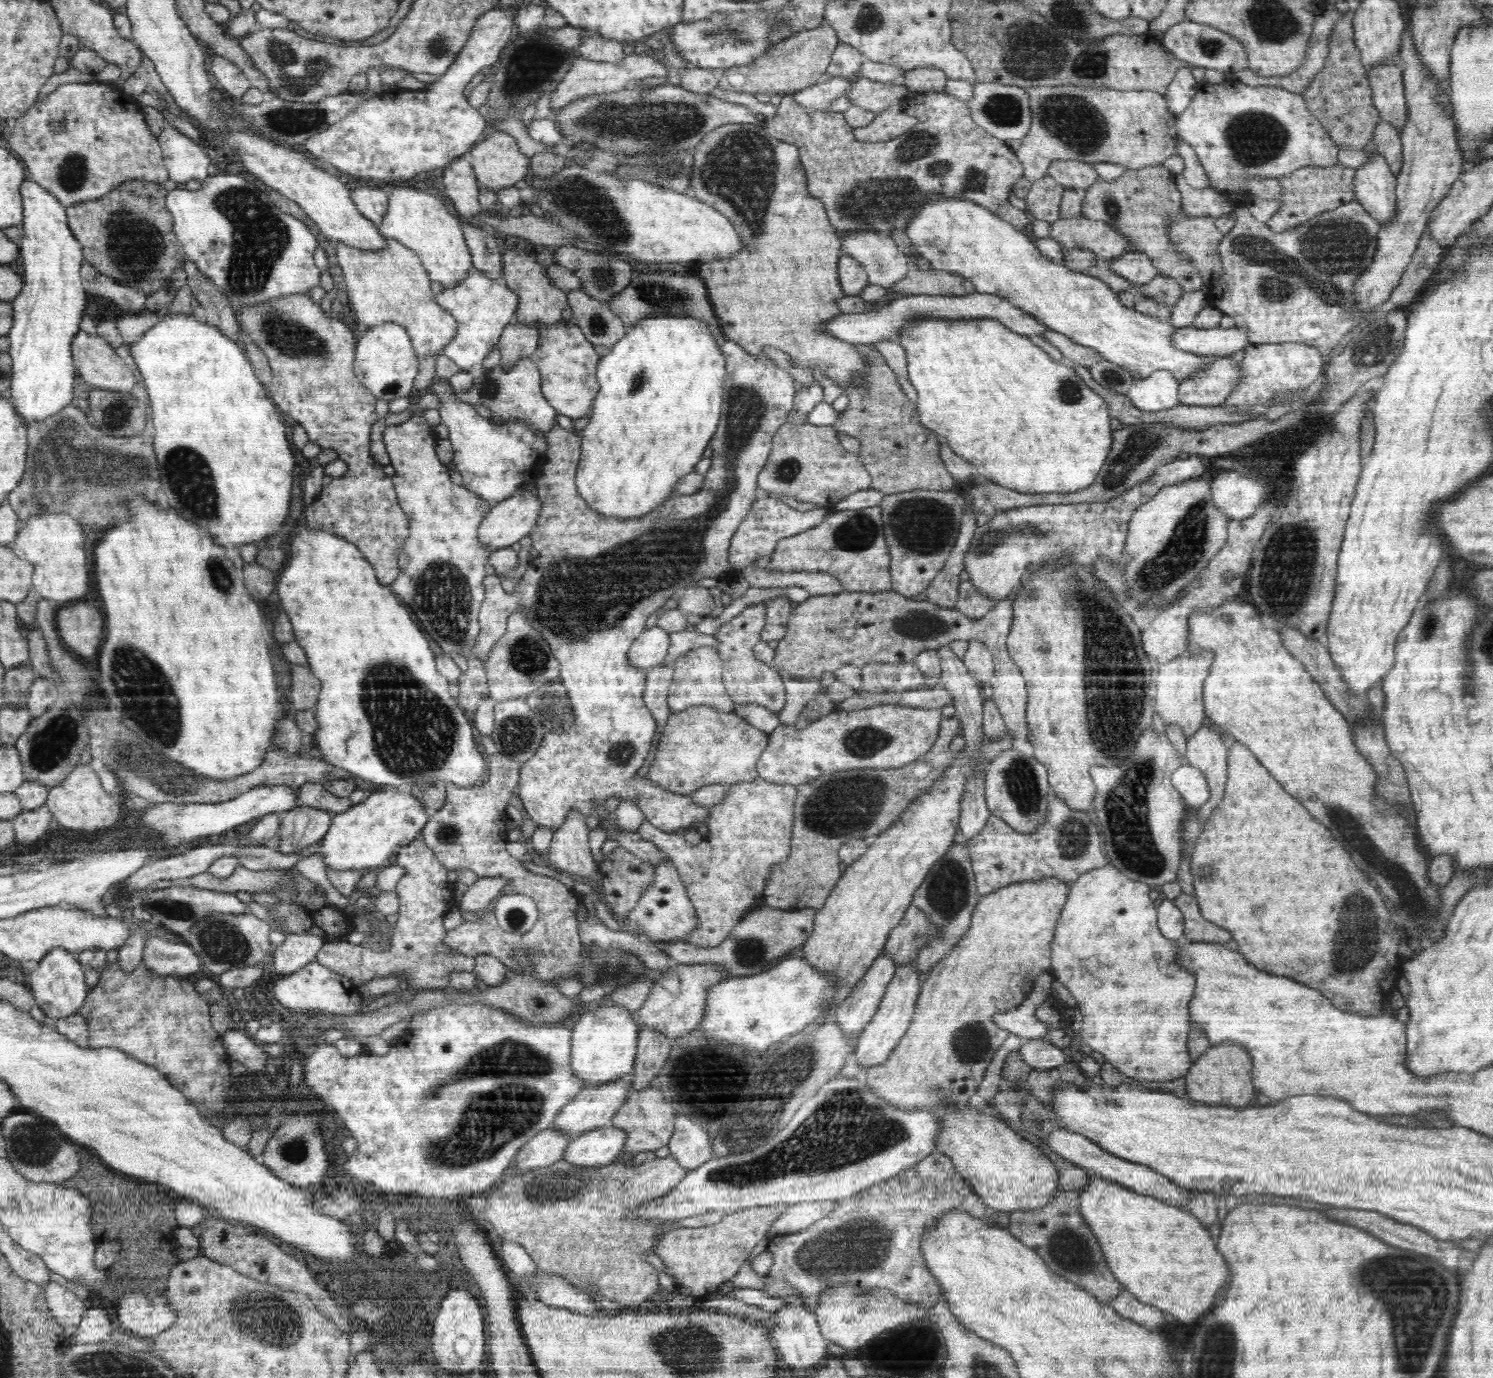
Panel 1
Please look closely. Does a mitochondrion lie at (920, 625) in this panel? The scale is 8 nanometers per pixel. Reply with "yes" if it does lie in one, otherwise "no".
yes

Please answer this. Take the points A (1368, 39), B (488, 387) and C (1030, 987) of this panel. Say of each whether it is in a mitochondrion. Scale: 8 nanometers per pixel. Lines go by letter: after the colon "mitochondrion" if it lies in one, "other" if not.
A: other
B: mitochondrion
C: other

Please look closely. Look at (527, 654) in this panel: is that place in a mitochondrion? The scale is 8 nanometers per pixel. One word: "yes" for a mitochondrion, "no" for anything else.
yes

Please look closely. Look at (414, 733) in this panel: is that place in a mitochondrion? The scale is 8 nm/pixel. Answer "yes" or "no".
yes

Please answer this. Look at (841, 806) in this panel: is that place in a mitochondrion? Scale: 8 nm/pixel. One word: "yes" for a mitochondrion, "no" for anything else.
yes

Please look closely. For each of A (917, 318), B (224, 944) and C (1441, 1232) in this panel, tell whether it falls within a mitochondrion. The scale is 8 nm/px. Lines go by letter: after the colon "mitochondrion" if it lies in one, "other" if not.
A: other
B: mitochondrion
C: other

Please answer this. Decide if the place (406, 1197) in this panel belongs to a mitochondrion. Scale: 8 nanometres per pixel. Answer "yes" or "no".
no

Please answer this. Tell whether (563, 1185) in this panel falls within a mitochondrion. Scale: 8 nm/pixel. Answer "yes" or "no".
yes

